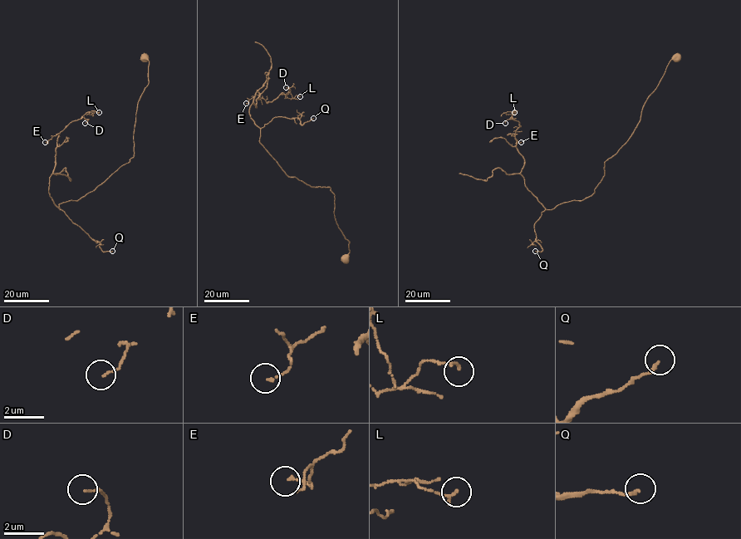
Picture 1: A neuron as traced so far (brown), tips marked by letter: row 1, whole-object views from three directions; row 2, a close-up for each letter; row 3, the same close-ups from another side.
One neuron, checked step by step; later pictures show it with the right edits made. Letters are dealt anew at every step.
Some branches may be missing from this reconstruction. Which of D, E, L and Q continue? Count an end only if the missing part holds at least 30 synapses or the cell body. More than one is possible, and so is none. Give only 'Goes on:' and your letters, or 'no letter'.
Goes on: no letter

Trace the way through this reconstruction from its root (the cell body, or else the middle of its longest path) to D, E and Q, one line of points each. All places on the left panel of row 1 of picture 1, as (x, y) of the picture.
D: (144, 56), (149, 83), (137, 104), (134, 156), (60, 210), (48, 192), (57, 137), (72, 121), (85, 123)
E: (144, 56), (149, 83), (129, 162), (60, 210), (48, 192), (58, 134), (45, 142)
Q: (144, 56), (149, 61), (149, 83), (137, 104), (134, 156), (85, 196), (59, 204), (103, 252), (112, 251)

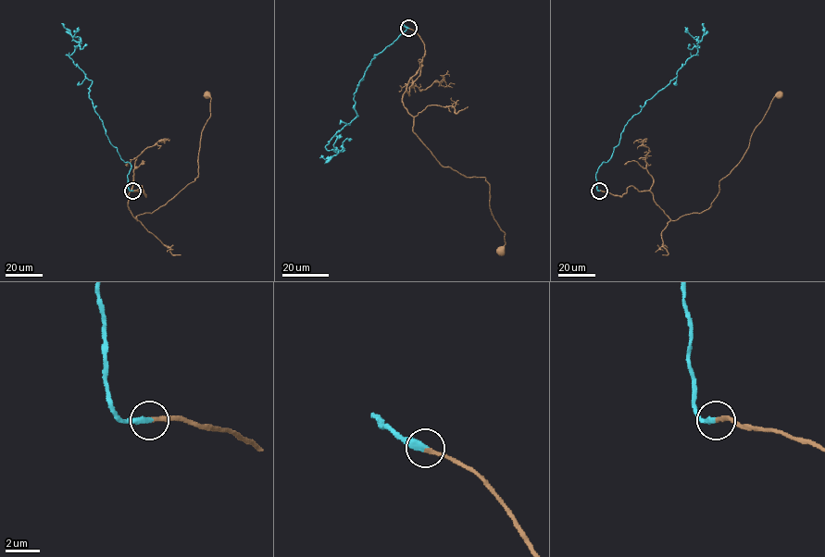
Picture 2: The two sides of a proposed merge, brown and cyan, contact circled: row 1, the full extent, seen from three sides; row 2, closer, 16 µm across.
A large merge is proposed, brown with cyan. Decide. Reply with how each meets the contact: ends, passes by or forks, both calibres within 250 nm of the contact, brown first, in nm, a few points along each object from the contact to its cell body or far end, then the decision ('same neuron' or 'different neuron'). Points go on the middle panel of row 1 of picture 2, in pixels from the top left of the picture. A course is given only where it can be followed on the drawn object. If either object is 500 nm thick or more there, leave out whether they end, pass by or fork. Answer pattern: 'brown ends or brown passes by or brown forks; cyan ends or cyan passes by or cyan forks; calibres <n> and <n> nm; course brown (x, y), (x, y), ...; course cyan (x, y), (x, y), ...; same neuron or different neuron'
brown ends; cyan ends; calibres 260 and 420 nm; course brown (408, 28), (424, 46), (403, 94), (413, 132), (444, 167), (484, 177), (492, 214), (505, 233), (500, 250); course cyan (408, 28), (374, 55), (354, 93), (357, 116), (328, 150), (343, 150), (333, 143), (341, 134); same neuron

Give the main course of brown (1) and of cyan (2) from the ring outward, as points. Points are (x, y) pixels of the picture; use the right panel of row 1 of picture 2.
1: (599, 191), (621, 196), (631, 186), (649, 191), (672, 220), (702, 213), (778, 94)
2: (599, 191), (595, 173), (610, 157), (624, 125), (697, 55), (698, 36), (684, 27)

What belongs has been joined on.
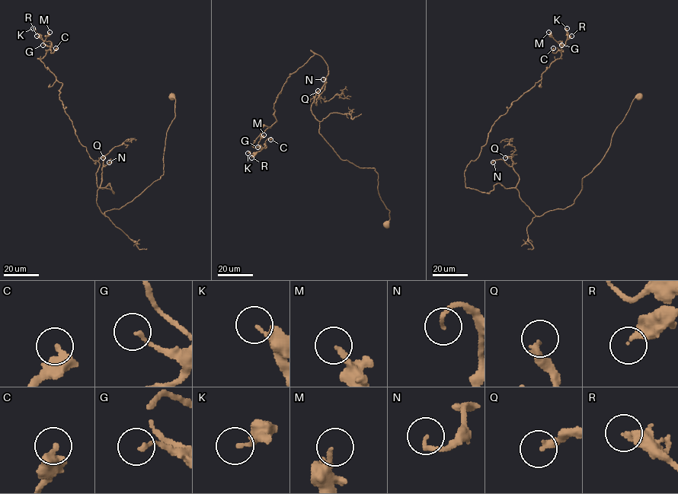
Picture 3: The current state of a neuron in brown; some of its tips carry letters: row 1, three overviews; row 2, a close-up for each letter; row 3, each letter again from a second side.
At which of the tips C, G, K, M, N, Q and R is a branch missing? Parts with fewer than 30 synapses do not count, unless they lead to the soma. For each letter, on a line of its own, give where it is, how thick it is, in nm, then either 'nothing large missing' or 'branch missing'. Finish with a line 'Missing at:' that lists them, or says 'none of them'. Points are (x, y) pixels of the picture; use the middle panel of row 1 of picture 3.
C: at (270, 139); 400 nm thick; nothing large missing
G: at (257, 147); 150 nm thick; nothing large missing
K: at (247, 153); 160 nm thick; nothing large missing
M: at (263, 135); 190 nm thick; nothing large missing
N: at (323, 79); 150 nm thick; branch missing
Q: at (318, 90); 240 nm thick; branch missing
R: at (251, 157); 300 nm thick; nothing large missing
Missing at: N, Q

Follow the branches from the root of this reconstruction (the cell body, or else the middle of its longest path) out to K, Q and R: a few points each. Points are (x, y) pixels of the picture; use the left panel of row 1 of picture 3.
K: (171, 96), (164, 173), (105, 216), (97, 191), (113, 192), (97, 186), (33, 28)
Q: (171, 96), (175, 116), (166, 133), (164, 173), (105, 216), (96, 202), (103, 157)
R: (171, 96), (164, 173), (105, 216), (97, 191), (113, 192), (97, 186), (36, 36)

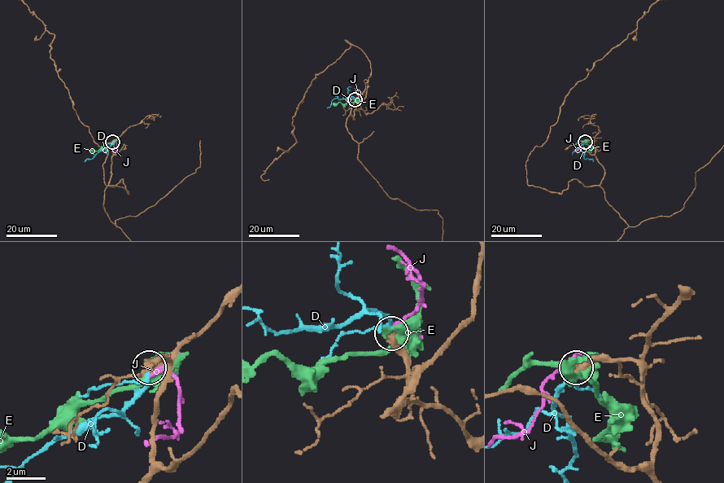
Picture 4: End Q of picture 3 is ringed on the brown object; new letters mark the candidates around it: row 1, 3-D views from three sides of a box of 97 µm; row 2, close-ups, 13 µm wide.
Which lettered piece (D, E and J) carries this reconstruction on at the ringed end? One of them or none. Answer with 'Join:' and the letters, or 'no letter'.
Join: D

